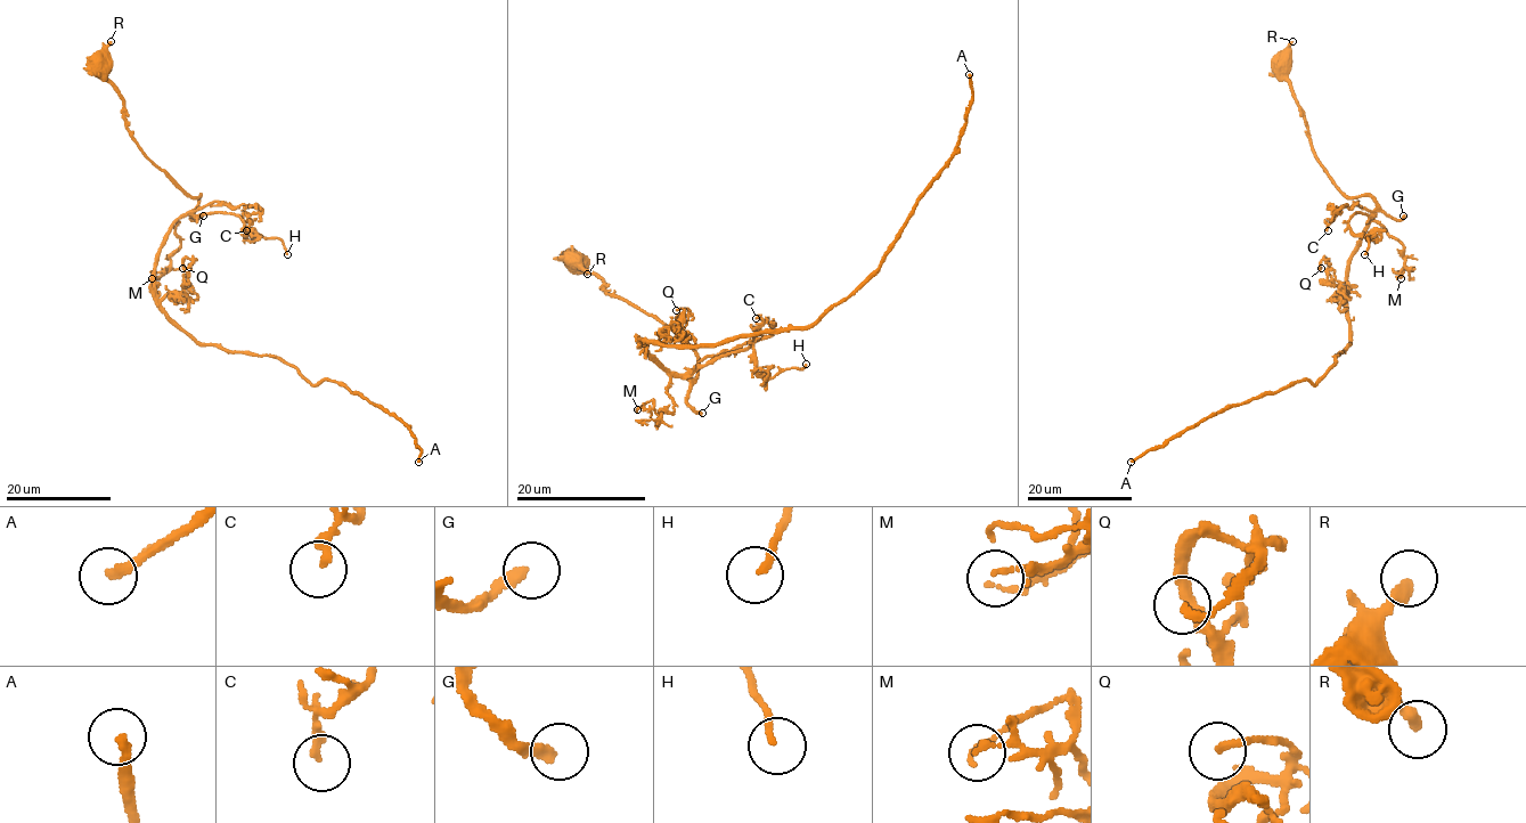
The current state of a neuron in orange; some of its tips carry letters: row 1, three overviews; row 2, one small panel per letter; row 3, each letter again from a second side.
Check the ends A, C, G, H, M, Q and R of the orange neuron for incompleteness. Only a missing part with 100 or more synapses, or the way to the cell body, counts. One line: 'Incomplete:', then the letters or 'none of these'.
Incomplete: A

